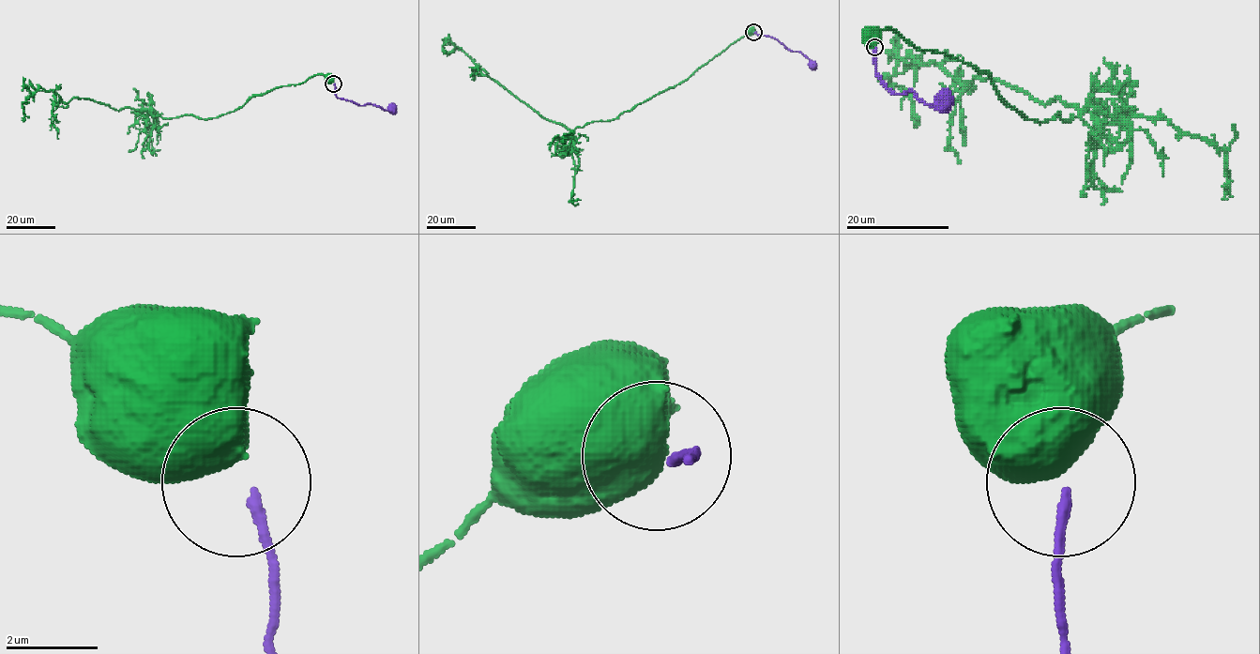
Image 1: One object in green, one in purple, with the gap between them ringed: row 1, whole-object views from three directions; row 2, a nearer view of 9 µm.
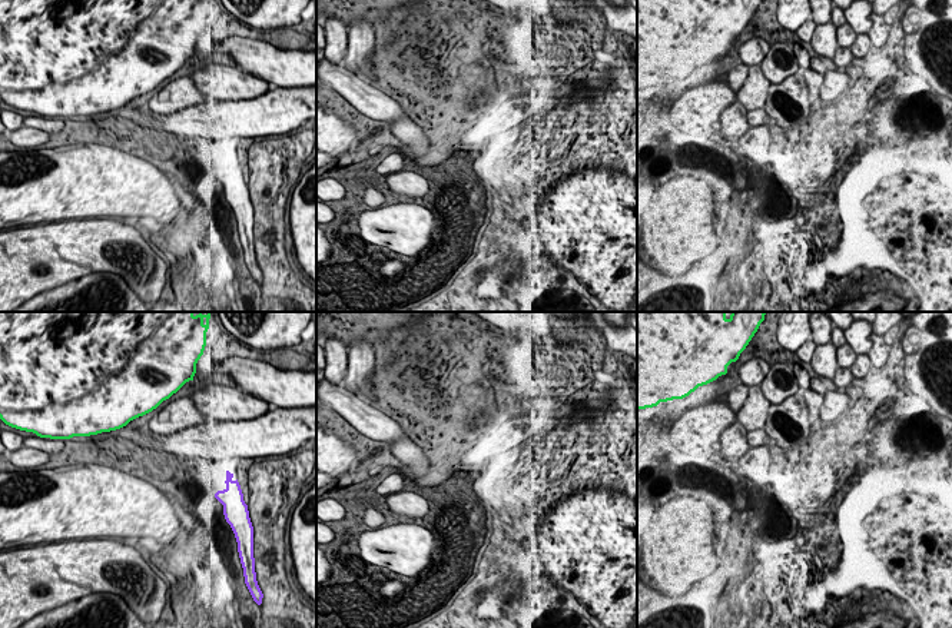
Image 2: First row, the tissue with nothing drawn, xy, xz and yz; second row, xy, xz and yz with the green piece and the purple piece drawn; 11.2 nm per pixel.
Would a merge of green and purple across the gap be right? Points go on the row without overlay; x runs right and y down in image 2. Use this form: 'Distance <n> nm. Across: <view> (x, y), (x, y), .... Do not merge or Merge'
Distance 1050 nm. Across: xy (168, 77), (226, 150). Do not merge

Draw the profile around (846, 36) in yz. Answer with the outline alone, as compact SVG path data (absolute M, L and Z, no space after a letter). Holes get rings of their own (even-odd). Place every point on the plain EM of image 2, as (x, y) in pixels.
M845 23L837 27L837 43L840 47L850 47L856 40L856 33L849 23Z

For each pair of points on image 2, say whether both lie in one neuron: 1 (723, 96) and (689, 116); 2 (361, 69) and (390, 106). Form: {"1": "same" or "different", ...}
{"1": "same", "2": "different"}

